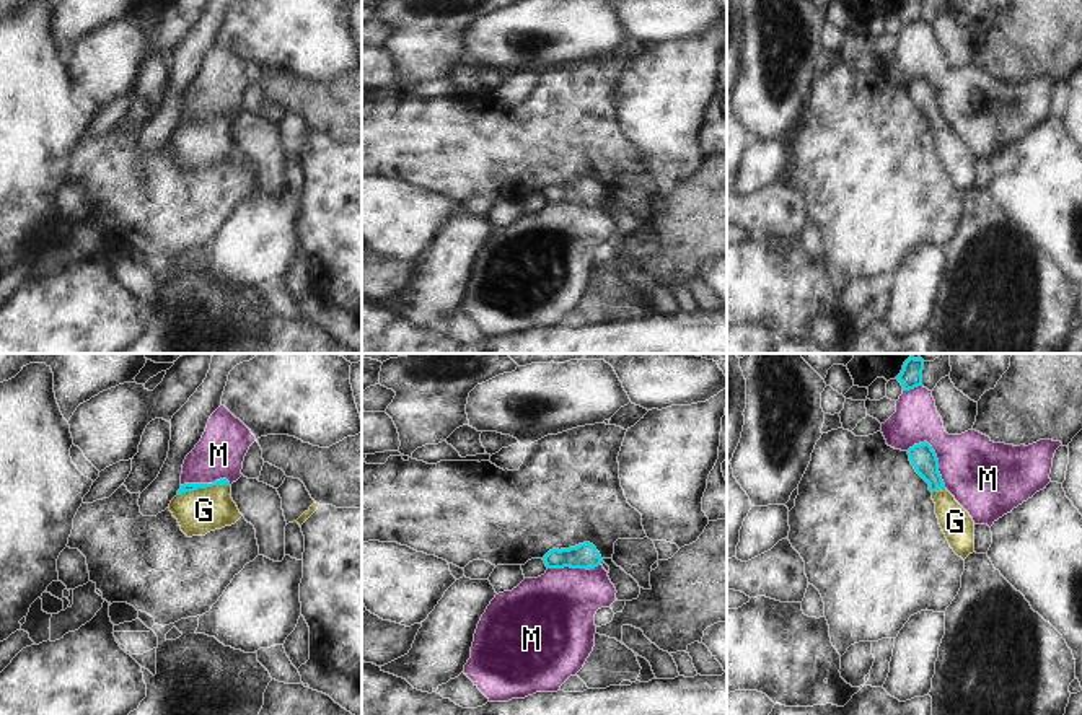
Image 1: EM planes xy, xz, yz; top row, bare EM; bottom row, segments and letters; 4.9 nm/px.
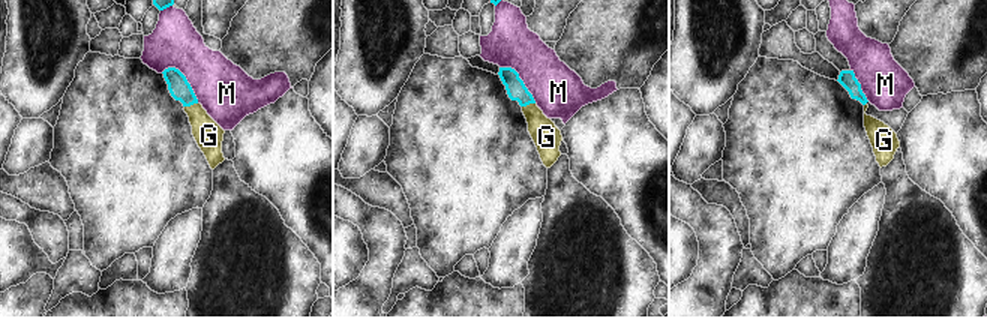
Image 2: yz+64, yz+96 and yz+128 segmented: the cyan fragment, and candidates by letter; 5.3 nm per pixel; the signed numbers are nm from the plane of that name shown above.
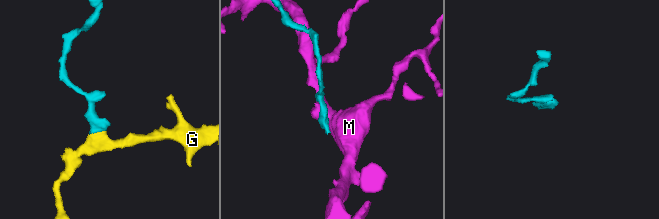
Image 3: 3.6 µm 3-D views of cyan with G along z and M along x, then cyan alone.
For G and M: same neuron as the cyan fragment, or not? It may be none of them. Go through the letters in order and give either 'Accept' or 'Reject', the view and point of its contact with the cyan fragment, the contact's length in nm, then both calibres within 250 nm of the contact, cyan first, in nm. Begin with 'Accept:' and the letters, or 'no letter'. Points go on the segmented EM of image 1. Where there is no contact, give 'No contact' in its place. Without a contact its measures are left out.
Accept: G
G: Accept. Touches cyan at xy (202, 487). Shared border 260 nm. Thickness 50 nm (cyan) against 220 nm
M: Reject. Touches cyan at yz (936, 456). Shared border 280 nm. Thickness 130 nm (cyan) against 340 nm

